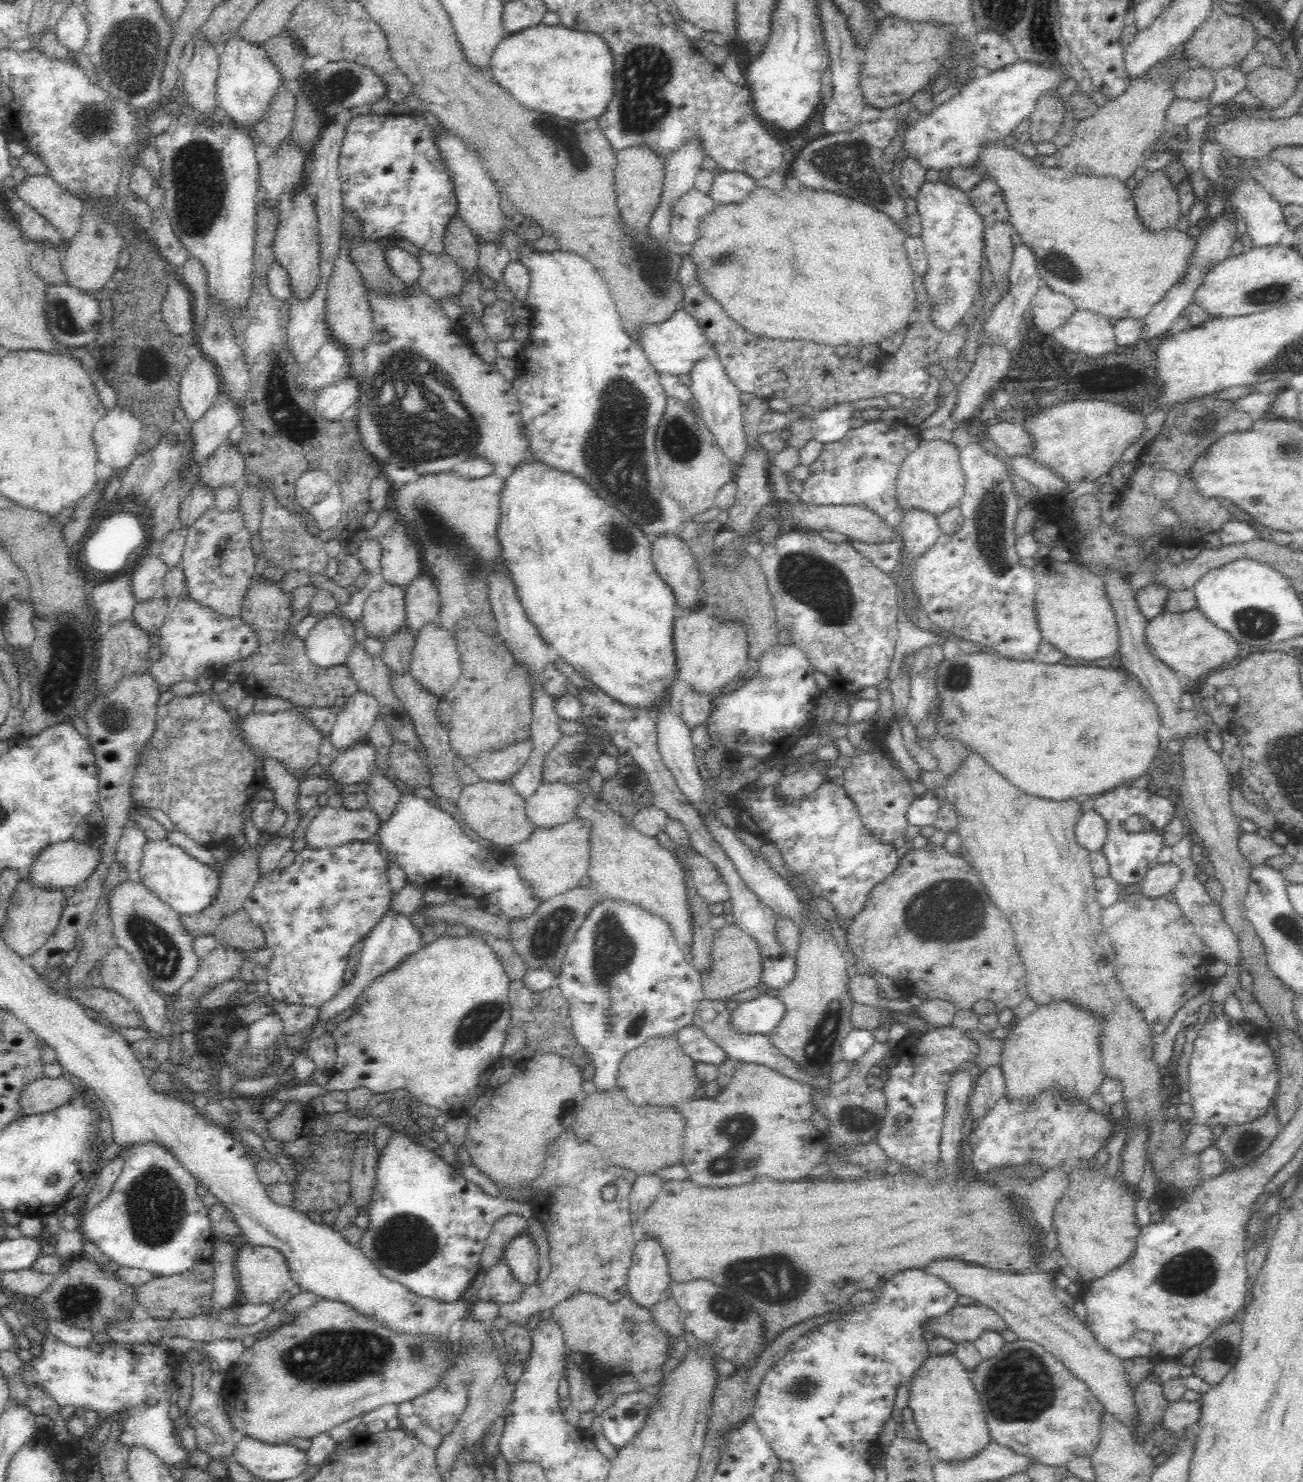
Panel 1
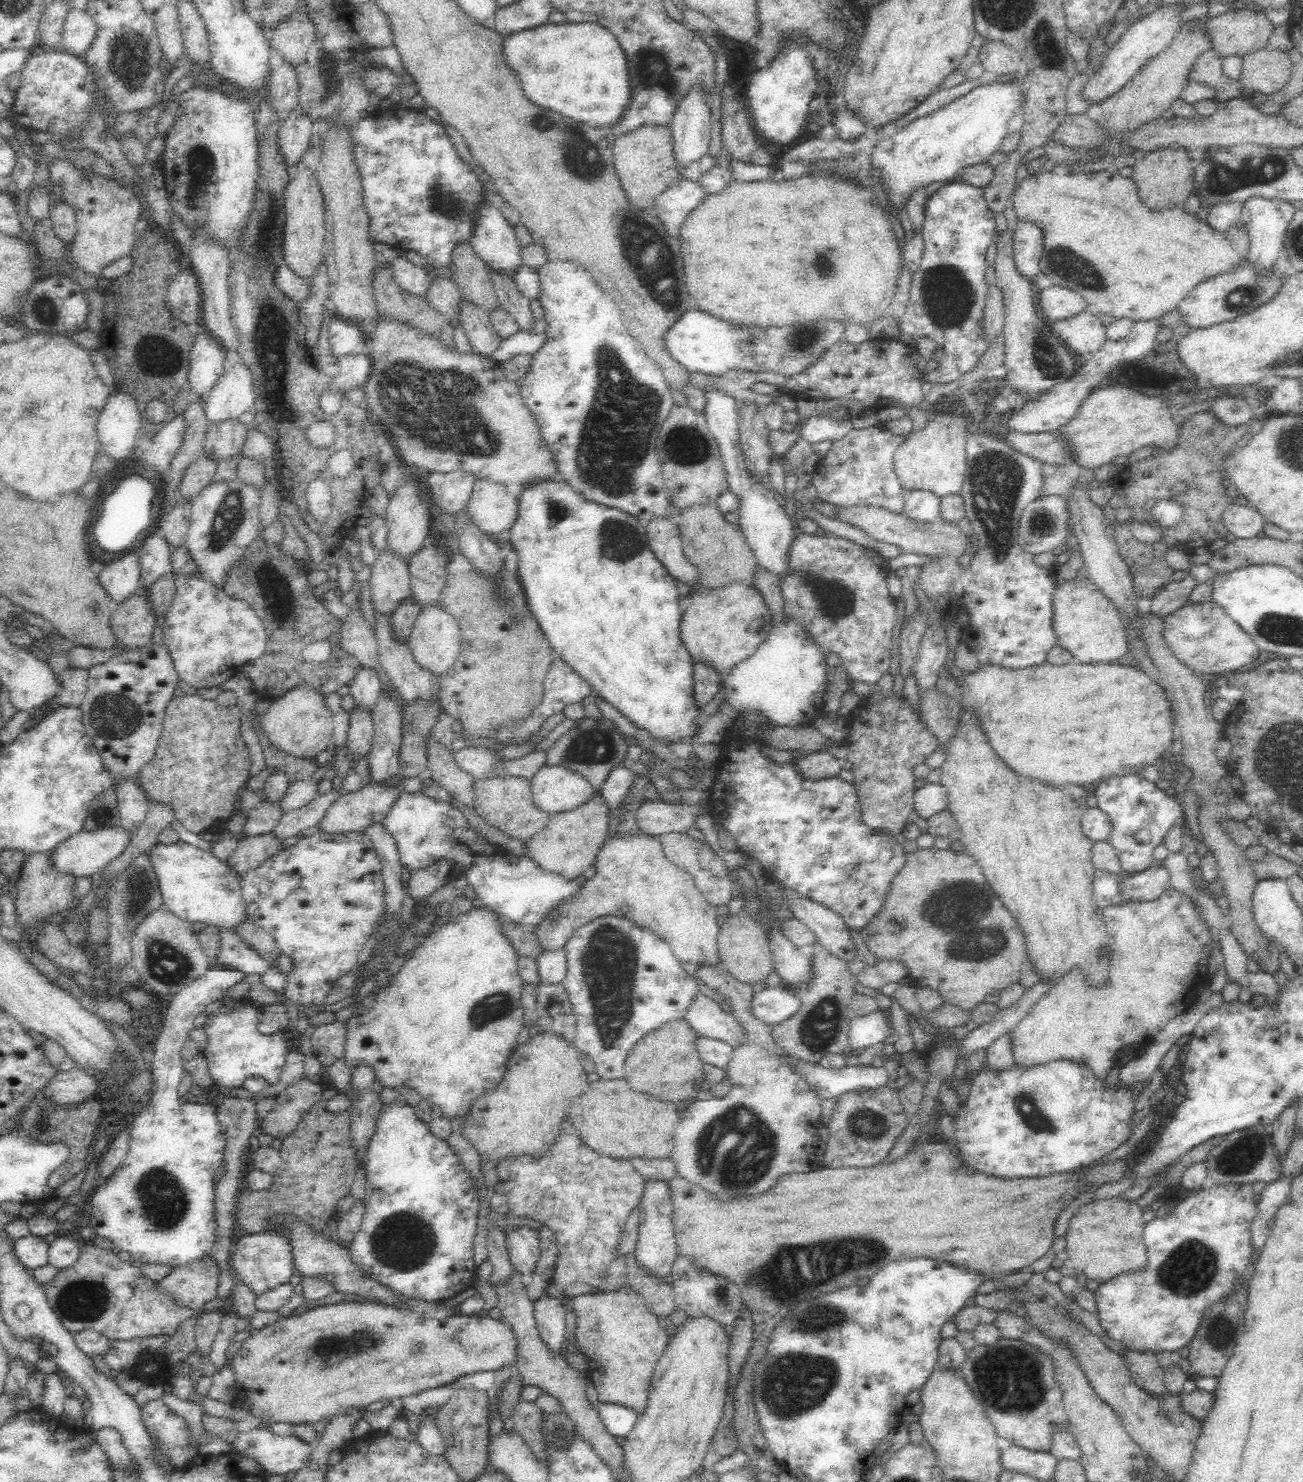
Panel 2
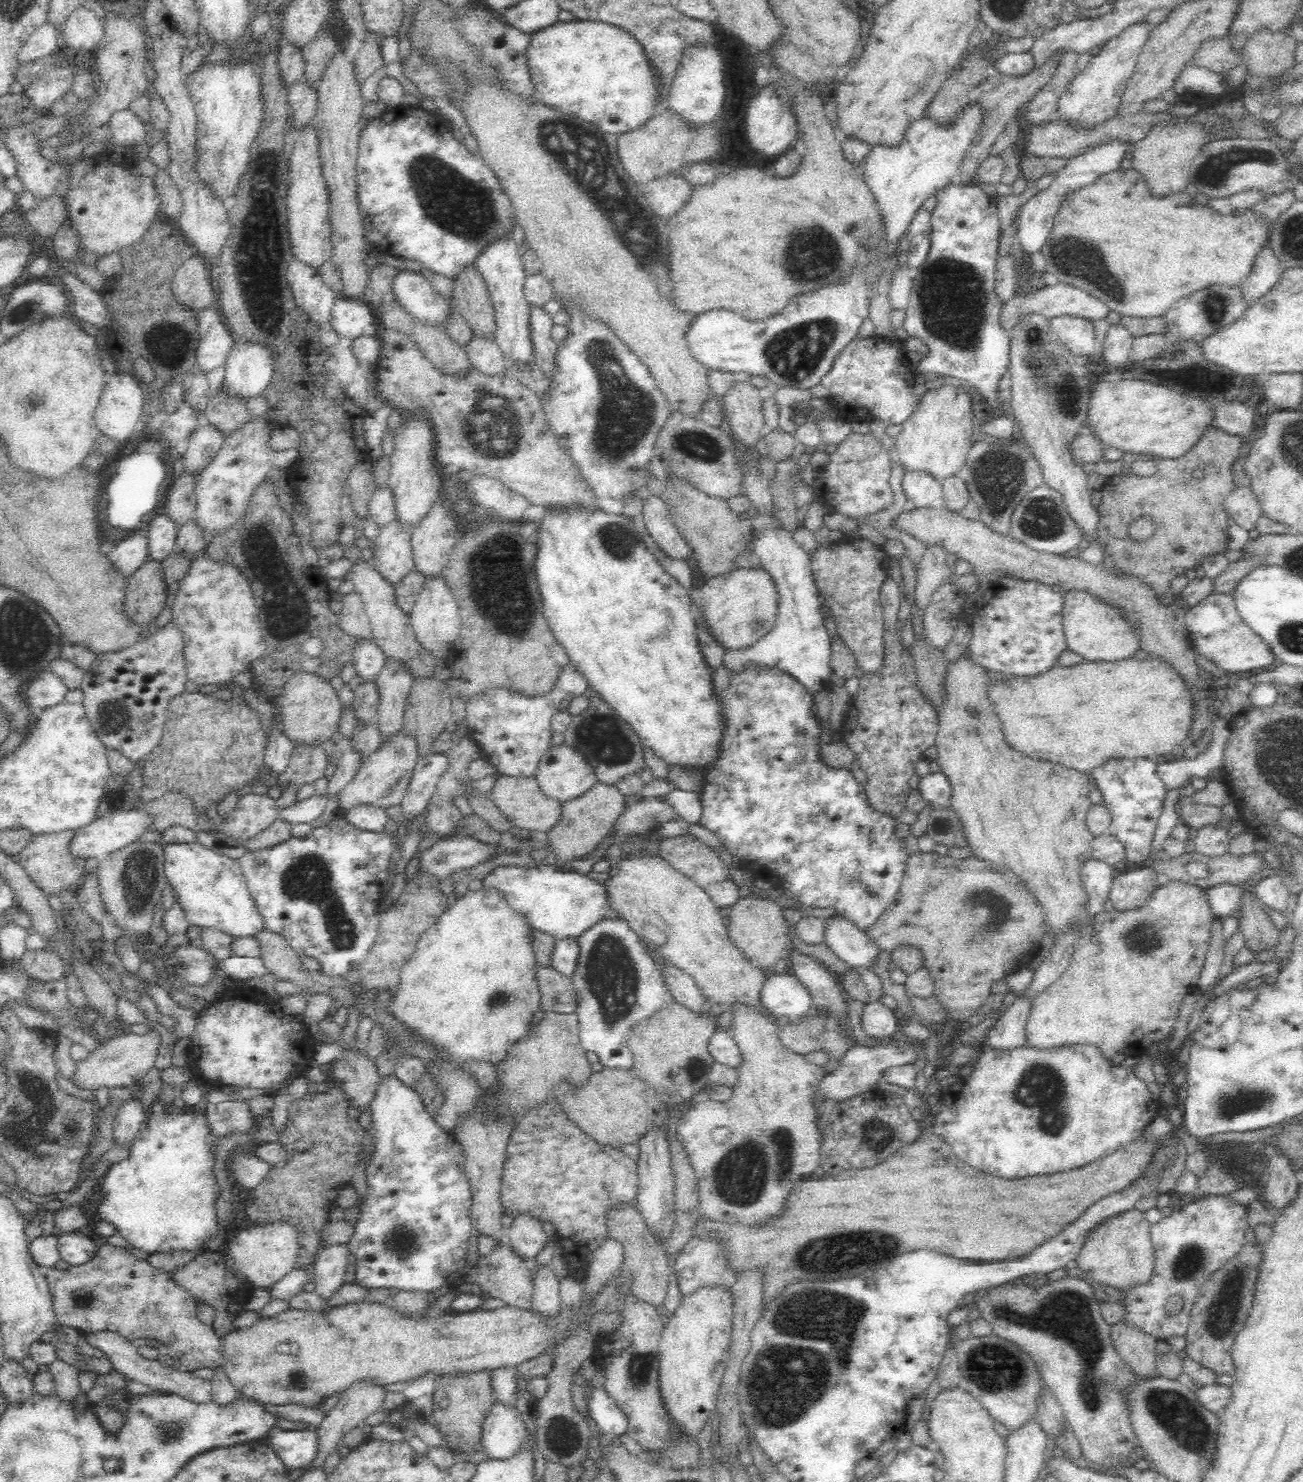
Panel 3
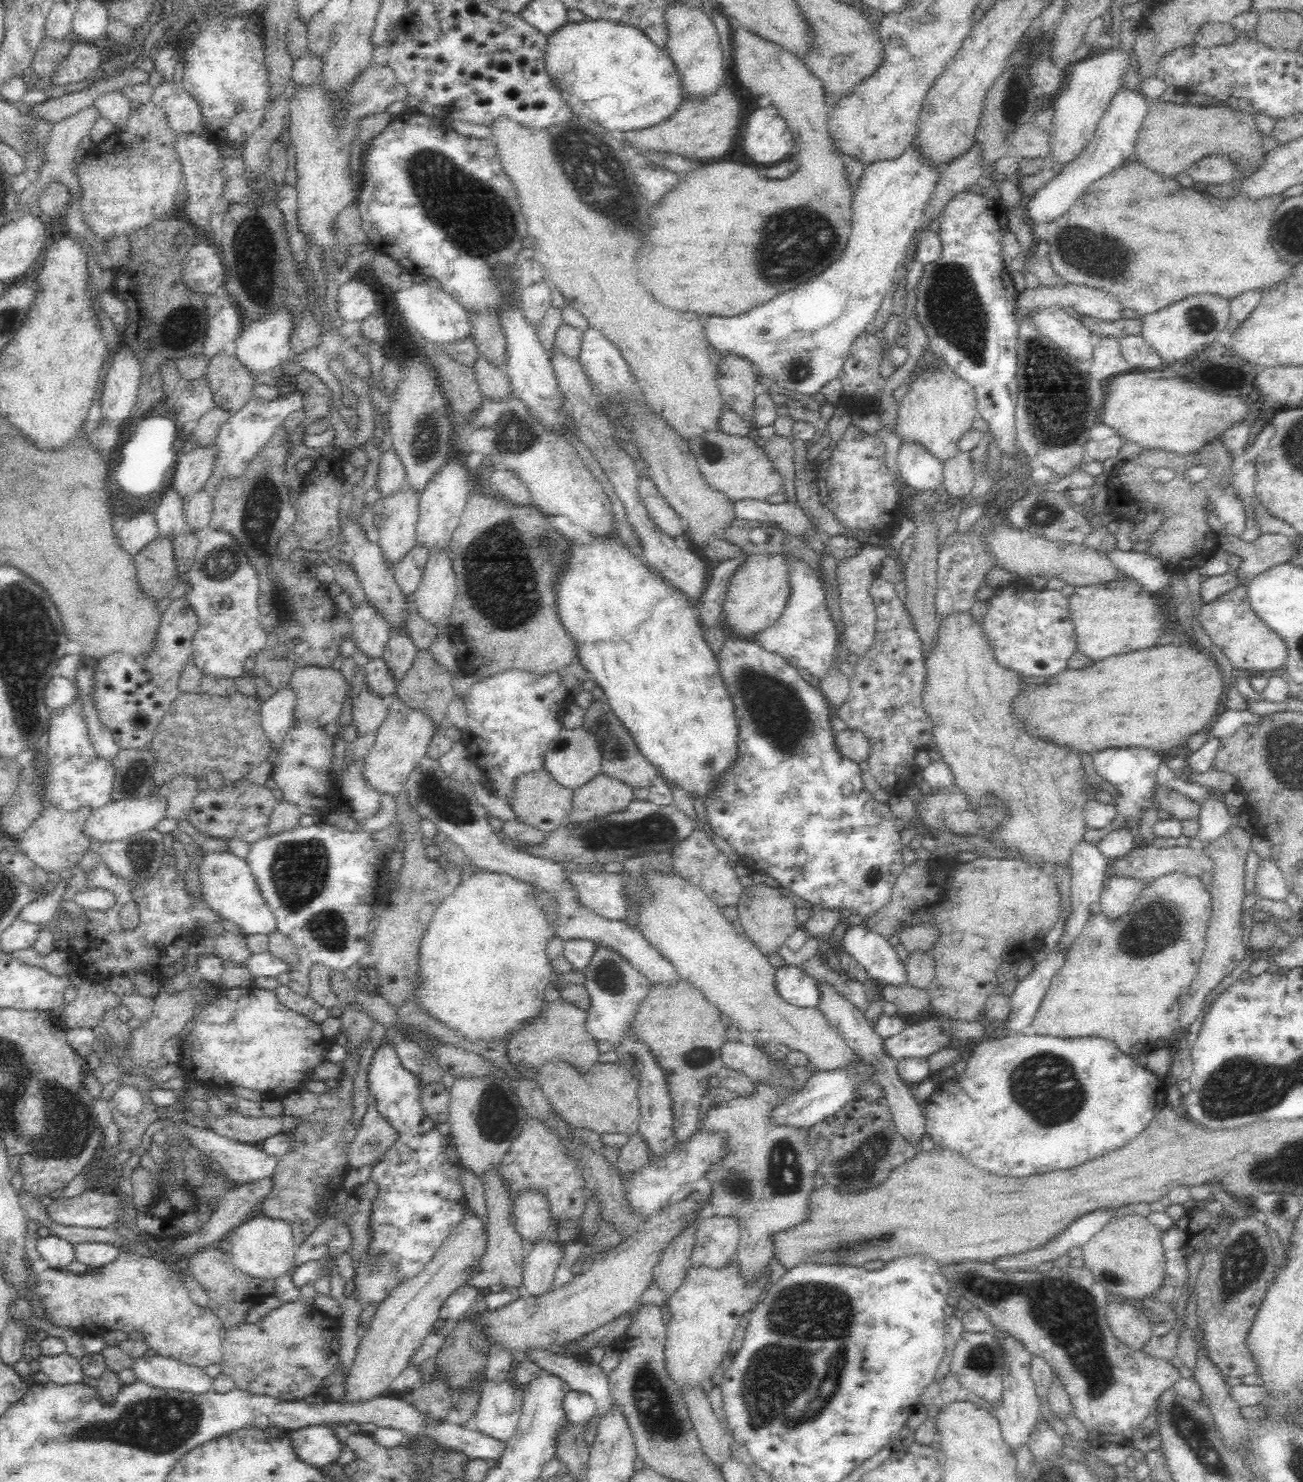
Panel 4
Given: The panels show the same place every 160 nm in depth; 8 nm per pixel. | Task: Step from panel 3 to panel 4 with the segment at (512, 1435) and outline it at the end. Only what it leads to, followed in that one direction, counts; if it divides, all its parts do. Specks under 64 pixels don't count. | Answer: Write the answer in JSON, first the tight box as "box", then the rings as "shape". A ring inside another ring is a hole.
{"box":[474,1380,522,1442],"shape":[[[512,1380],[485,1383],[481,1389],[474,1427],[484,1434],[507,1442],[519,1421],[522,1394],[522,1386]]]}

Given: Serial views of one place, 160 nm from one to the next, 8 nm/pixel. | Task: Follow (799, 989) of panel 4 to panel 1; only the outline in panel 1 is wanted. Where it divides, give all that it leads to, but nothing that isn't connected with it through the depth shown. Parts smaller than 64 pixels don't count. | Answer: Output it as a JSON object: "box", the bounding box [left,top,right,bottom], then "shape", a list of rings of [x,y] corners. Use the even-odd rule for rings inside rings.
{"box":[731,994,786,1035],"shape":[[[759,994],[731,1011],[732,1023],[740,1031],[766,1035],[782,1020],[784,1012],[786,1005],[778,995]]]}

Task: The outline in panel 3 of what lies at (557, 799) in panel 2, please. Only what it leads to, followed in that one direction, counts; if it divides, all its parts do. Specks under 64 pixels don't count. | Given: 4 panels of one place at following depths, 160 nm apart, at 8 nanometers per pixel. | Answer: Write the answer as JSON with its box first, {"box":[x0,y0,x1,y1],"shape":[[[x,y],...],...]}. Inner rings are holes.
{"box":[534,741,597,802],"shape":[[[566,741],[544,753],[534,777],[544,793],[562,802],[584,794],[597,781],[592,763]]]}

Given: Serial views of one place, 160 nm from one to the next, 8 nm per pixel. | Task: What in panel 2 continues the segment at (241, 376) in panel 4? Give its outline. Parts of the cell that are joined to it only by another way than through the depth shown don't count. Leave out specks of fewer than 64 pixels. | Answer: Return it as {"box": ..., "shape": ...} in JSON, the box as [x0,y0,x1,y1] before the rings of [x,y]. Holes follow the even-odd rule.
{"box":[203,418,249,460],"shape":[[[230,418],[218,424],[210,424],[203,450],[214,455],[216,460],[240,453],[246,441],[249,426],[238,419]]]}

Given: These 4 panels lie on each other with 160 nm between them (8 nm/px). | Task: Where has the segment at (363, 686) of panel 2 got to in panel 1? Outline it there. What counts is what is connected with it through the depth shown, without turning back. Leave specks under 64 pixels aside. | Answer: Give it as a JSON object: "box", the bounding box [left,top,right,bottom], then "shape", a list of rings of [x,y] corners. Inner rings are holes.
{"box":[328,689,380,752],"shape":[[[356,689],[346,697],[342,707],[328,736],[333,744],[334,752],[368,735],[374,720],[379,715],[380,705],[372,693]]]}

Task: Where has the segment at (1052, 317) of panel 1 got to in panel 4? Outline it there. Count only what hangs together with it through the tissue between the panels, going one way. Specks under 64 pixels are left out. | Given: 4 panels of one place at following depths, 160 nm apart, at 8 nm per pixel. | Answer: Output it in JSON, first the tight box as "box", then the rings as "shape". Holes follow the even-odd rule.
{"box":[1014,283,1124,322],"shape":[[[1067,283],[1064,288],[1044,288],[1039,285],[1019,292],[1014,308],[1014,316],[1027,316],[1028,309],[1034,306],[1072,307],[1076,312],[1090,315],[1104,321],[1116,322],[1124,316],[1124,303],[1112,293],[1091,286]]]}

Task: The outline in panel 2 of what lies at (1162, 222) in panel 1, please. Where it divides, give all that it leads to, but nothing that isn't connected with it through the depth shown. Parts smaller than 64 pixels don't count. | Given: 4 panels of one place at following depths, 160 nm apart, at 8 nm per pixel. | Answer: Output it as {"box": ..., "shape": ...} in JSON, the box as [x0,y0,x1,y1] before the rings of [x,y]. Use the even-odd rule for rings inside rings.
{"box":[1130,143,1195,210],"shape":[[[1178,143],[1147,151],[1142,158],[1132,161],[1130,167],[1134,171],[1131,177],[1136,181],[1137,191],[1142,202],[1156,210],[1172,203],[1186,201],[1192,189],[1195,188],[1194,164],[1192,155]]]}

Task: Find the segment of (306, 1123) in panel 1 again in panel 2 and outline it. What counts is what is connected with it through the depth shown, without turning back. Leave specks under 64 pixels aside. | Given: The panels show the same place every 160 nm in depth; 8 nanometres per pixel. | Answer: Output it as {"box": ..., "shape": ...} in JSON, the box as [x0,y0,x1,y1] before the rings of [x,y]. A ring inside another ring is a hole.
{"box":[259,1077,322,1138],"shape":[[[308,1077],[295,1080],[275,1096],[274,1108],[259,1120],[259,1130],[280,1138],[291,1133],[297,1128],[302,1113],[322,1099],[322,1091],[320,1084]]]}

